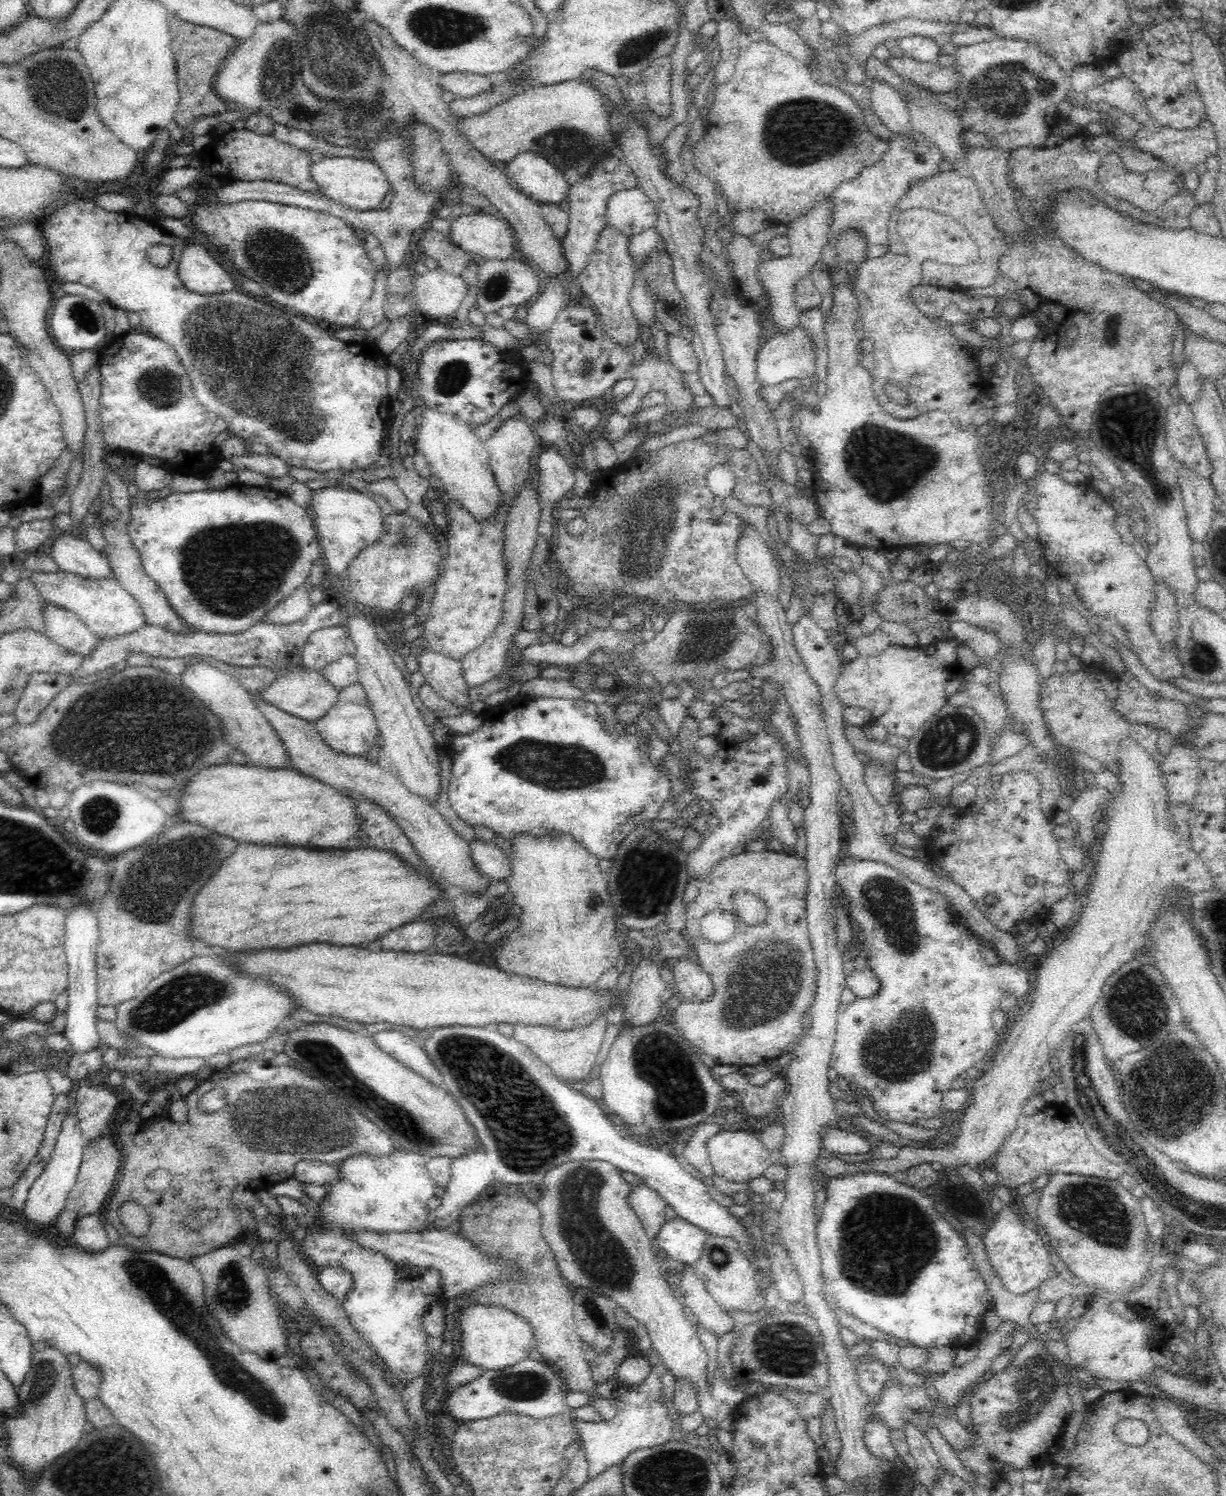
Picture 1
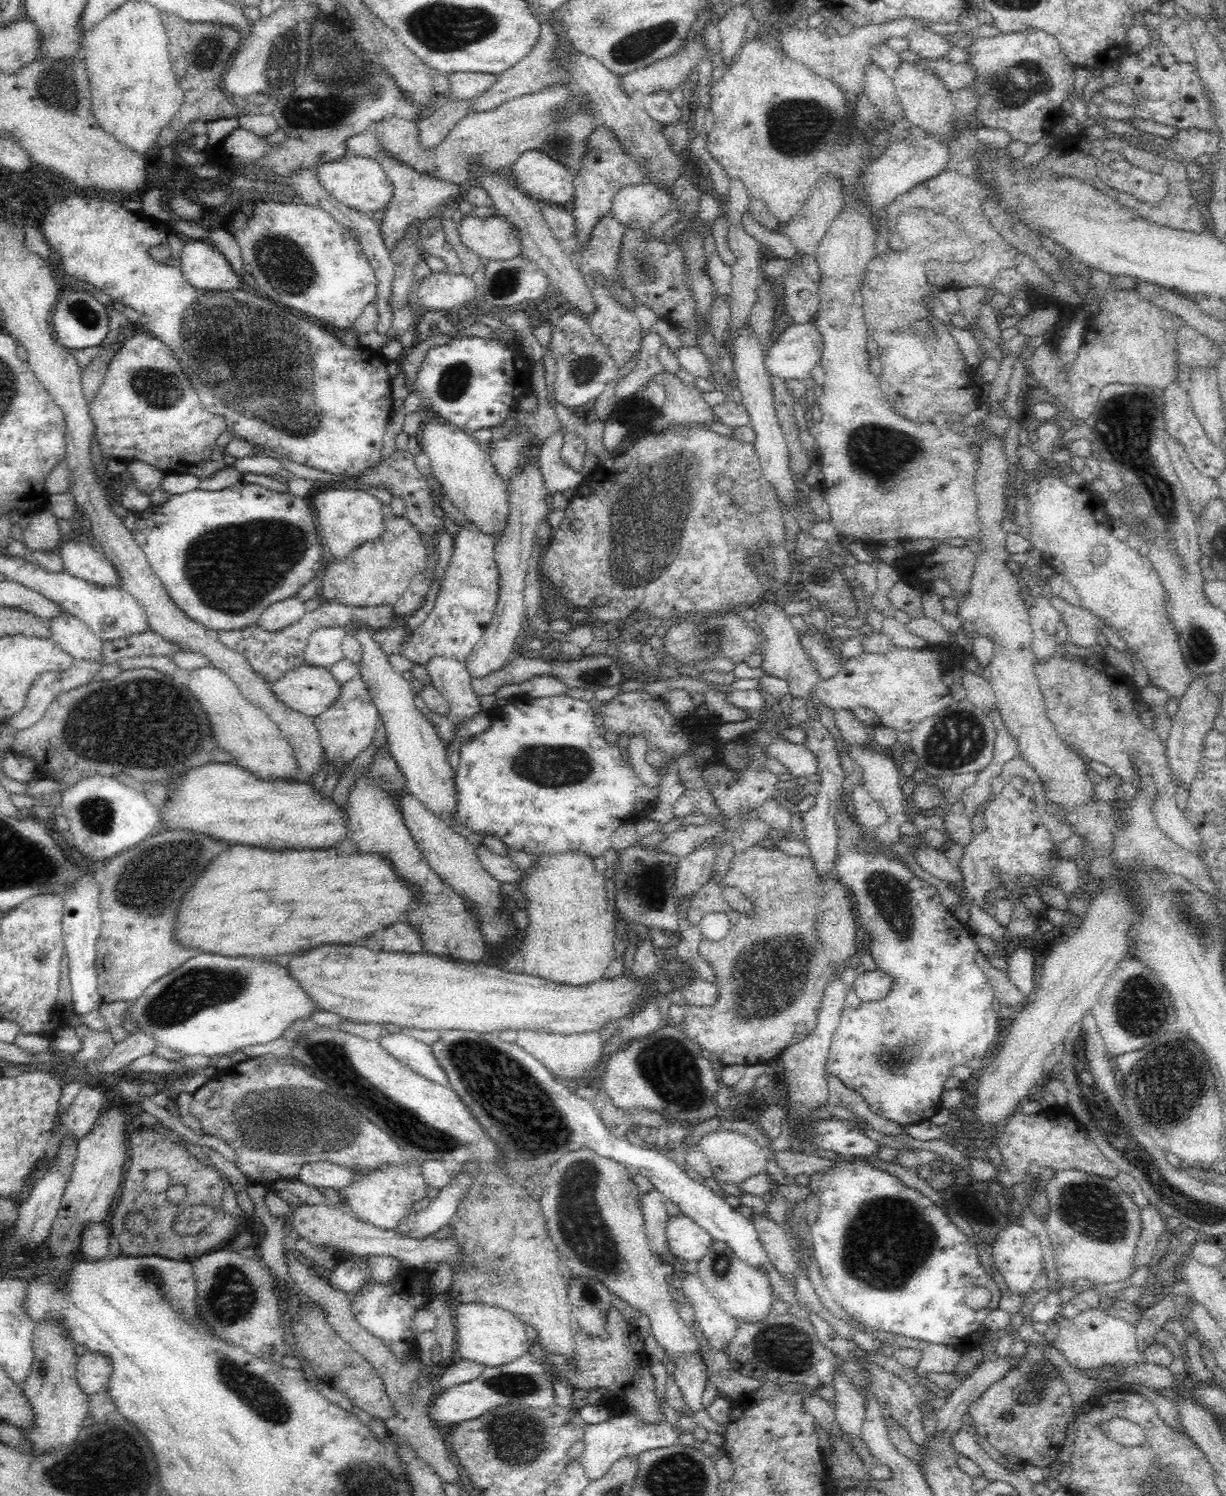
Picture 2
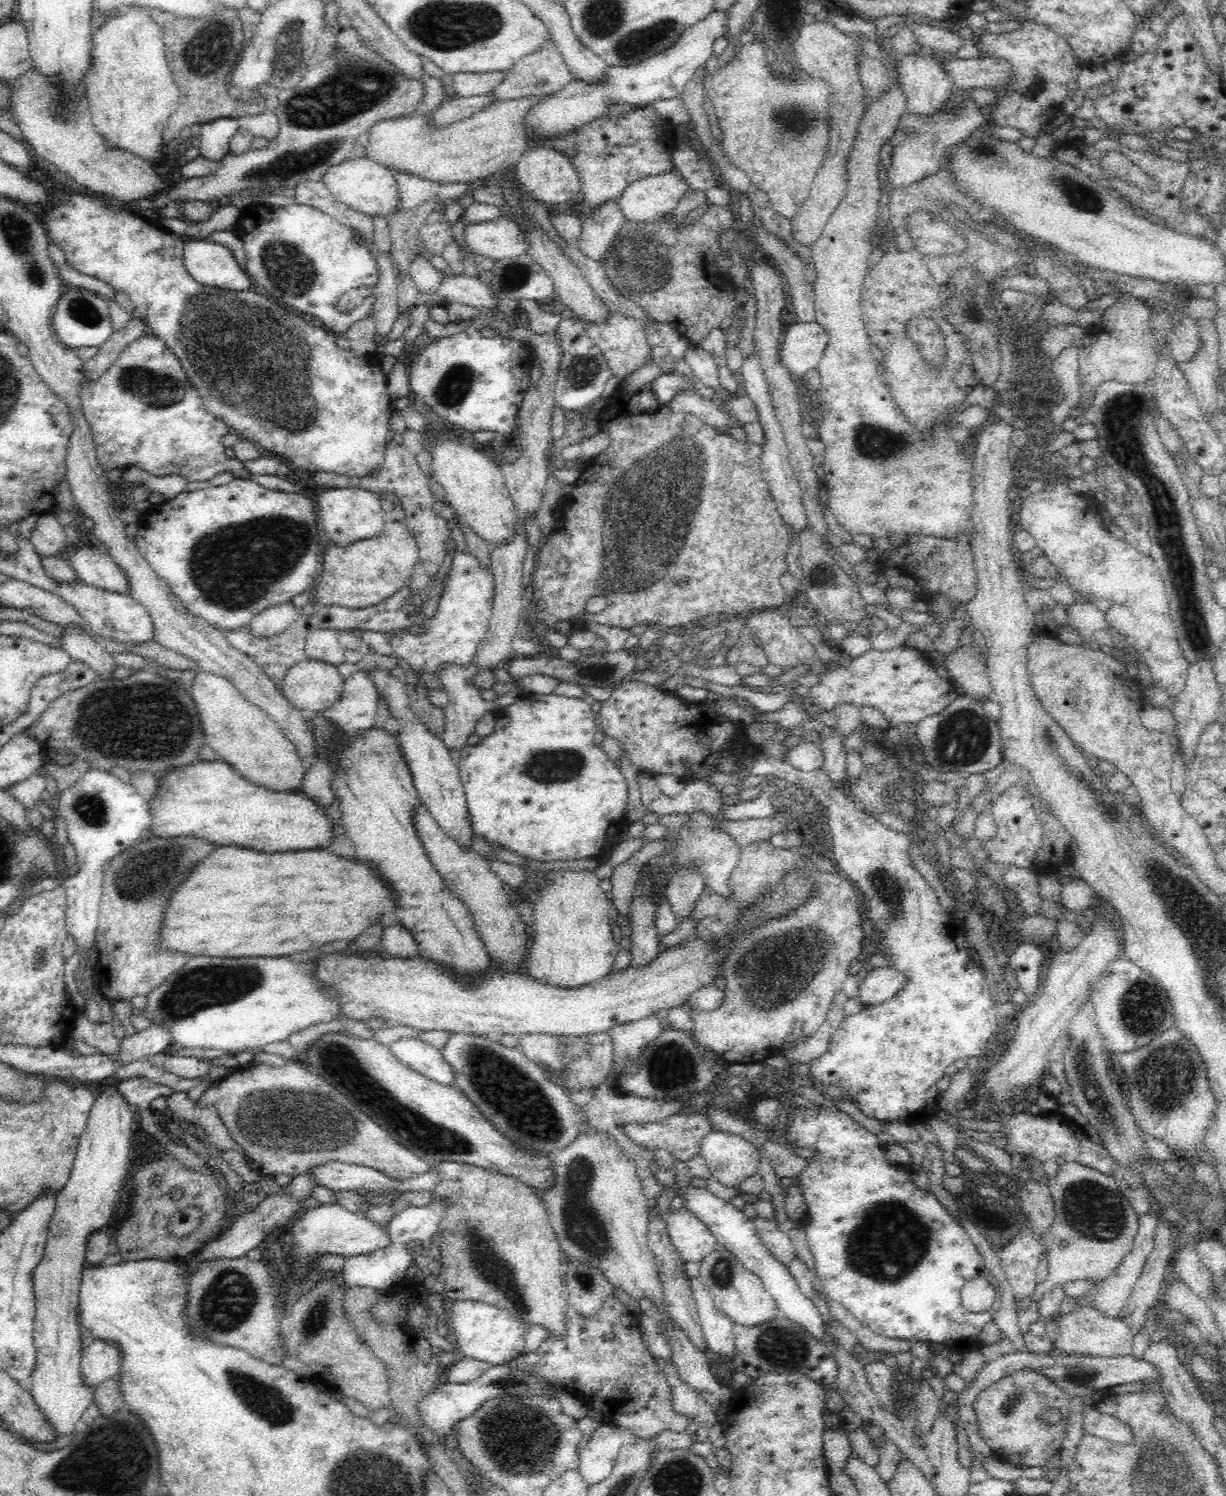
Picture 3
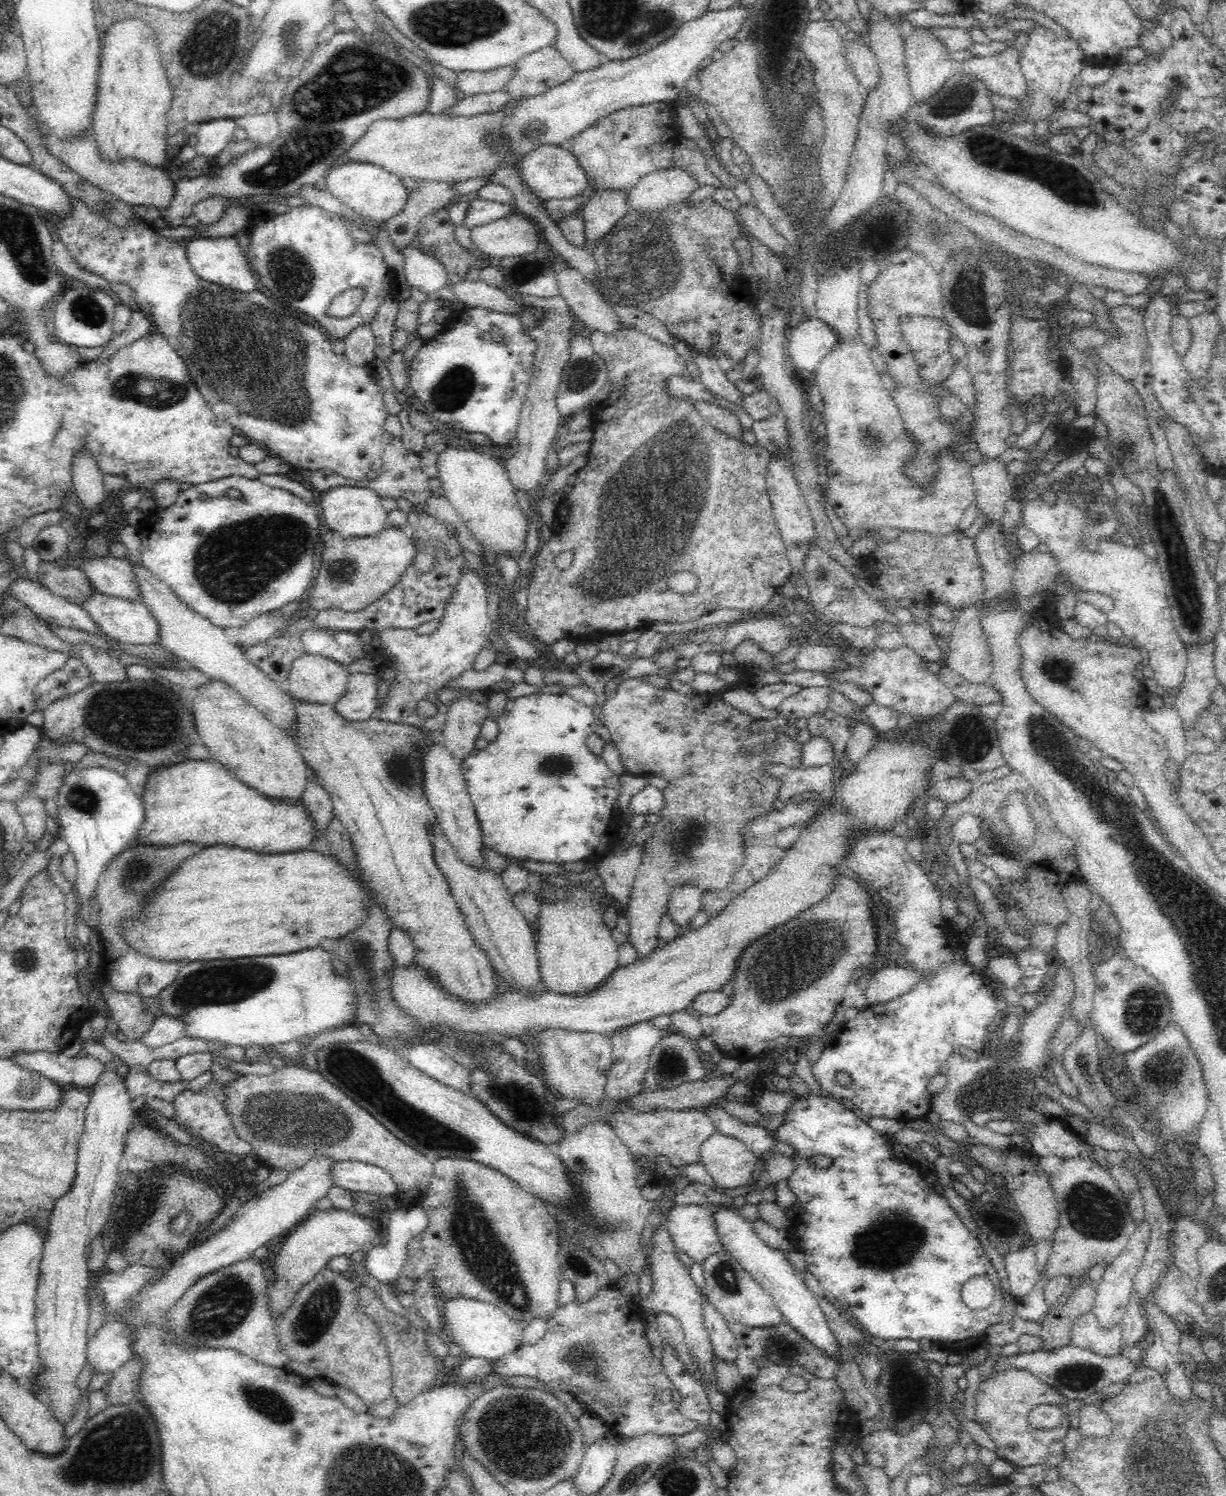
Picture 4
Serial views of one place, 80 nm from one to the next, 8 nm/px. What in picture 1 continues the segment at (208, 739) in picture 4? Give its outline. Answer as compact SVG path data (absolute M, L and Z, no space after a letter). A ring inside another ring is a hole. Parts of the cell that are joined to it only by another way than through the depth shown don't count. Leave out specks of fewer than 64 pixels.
M204 661L186 665L184 672L179 675L188 686L188 690L195 694L204 706L211 710L226 728L225 739L245 754L249 763L254 766L271 768L292 768L284 743L280 741L278 733L266 721L266 717L254 704L252 694L230 674L222 672L217 666L210 666Z

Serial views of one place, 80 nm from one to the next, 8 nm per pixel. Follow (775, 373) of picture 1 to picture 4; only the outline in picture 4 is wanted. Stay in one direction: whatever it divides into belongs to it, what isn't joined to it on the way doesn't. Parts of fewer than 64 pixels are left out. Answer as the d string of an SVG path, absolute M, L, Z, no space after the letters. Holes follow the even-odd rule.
M816 318L801 320L790 329L786 349L788 365L795 375L803 377L816 370L822 357L836 343L836 333Z

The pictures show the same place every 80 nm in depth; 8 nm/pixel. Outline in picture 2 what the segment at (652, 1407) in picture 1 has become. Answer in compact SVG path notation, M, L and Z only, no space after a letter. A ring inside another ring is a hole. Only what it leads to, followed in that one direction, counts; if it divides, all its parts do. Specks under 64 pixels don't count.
M534 1345L529 1348L529 1352L538 1361L546 1366L550 1374L552 1375L552 1384L554 1385L554 1399L555 1403L564 1408L572 1418L572 1423L576 1424L578 1428L582 1429L584 1442L584 1450L581 1452L582 1467L586 1469L586 1475L589 1480L597 1480L606 1475L606 1472L611 1468L611 1465L622 1458L630 1455L638 1455L638 1452L644 1452L654 1448L664 1448L680 1442L677 1439L677 1432L679 1429L674 1429L670 1423L665 1420L658 1420L654 1424L648 1424L635 1415L634 1408L626 1407L625 1409L616 1411L616 1414L610 1414L610 1418L606 1422L600 1422L596 1424L588 1424L578 1414L576 1407L572 1405L571 1396L573 1394L573 1386L570 1384L566 1376L558 1374L556 1370L556 1364L549 1358L545 1358L547 1355L543 1352L540 1345Z

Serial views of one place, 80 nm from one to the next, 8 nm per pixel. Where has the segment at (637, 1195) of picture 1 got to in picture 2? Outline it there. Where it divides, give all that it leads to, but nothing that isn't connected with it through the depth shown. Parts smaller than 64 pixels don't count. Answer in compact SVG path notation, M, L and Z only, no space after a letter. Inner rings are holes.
M651 1188L647 1192L640 1192L638 1203L640 1203L640 1209L642 1209L644 1228L650 1248L655 1254L662 1253L664 1260L676 1267L674 1253L667 1253L670 1251L670 1247L666 1243L666 1233L664 1232L666 1232L669 1217L664 1207L664 1196L656 1189Z

